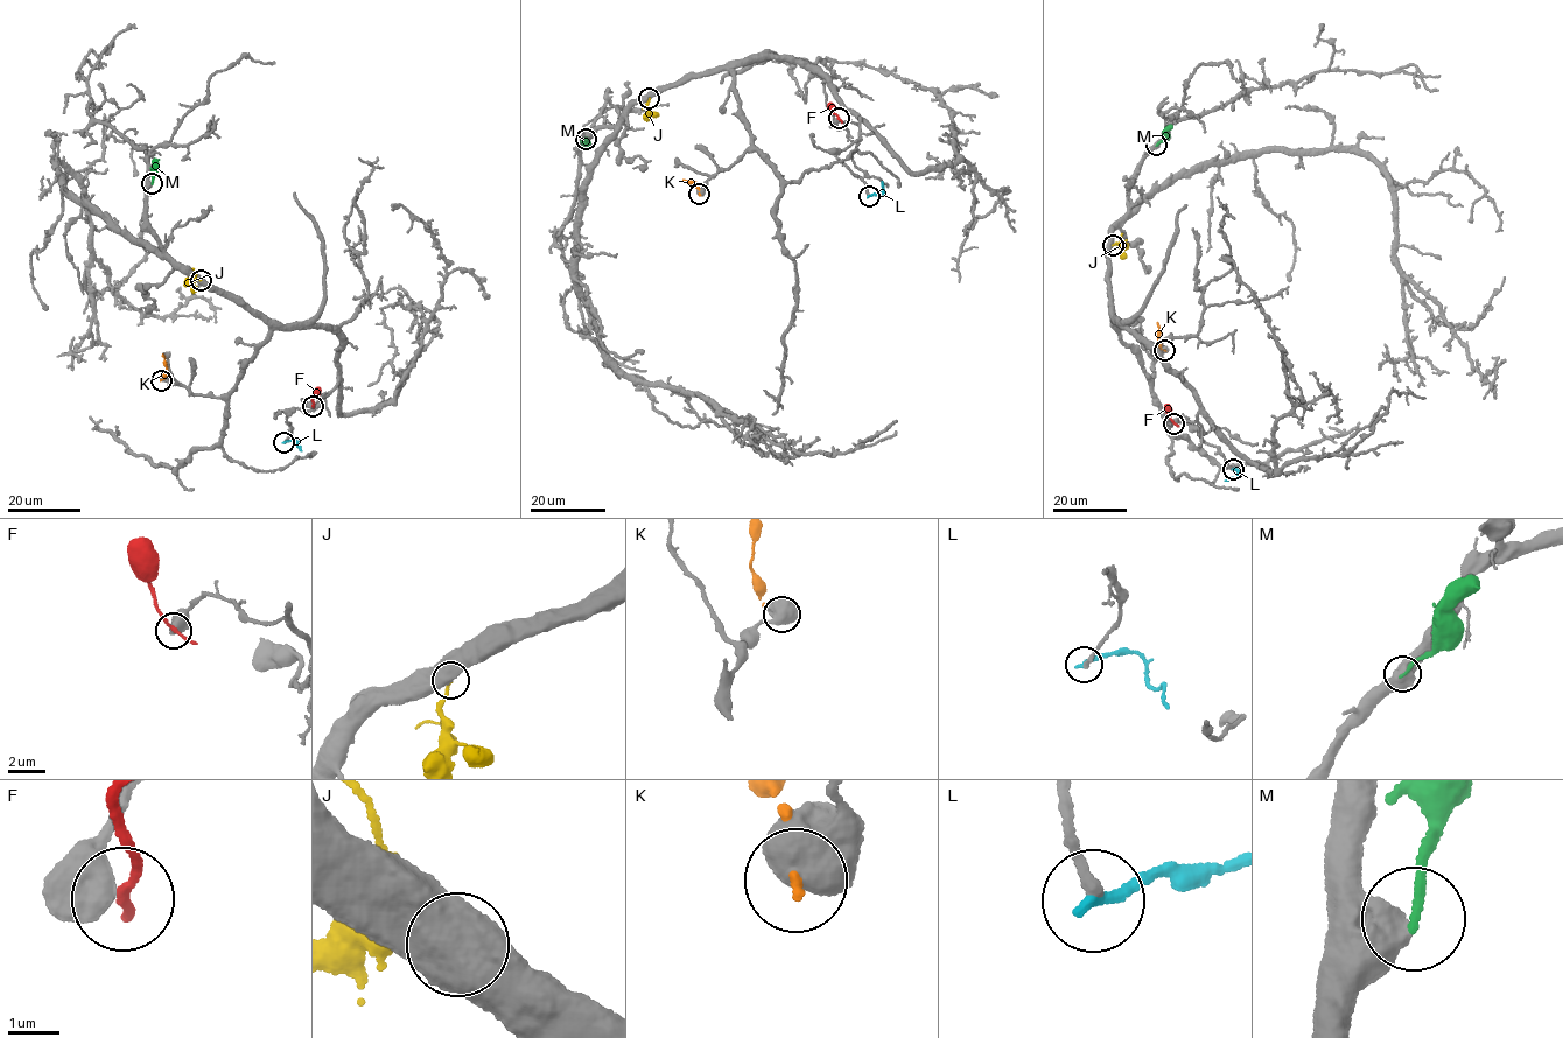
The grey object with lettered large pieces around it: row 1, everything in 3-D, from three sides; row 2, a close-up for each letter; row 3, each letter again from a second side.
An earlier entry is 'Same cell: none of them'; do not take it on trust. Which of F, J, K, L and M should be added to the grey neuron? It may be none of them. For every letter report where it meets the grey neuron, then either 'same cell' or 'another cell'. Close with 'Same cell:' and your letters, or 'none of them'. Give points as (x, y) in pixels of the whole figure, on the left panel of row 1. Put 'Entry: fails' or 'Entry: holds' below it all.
F: meets grey at (313, 406); another cell
J: meets grey at (201, 280); same cell
K: meets grey at (161, 380); another cell
L: meets grey at (284, 442); another cell
M: meets grey at (152, 183); another cell
Same cell: J
Entry: fails

